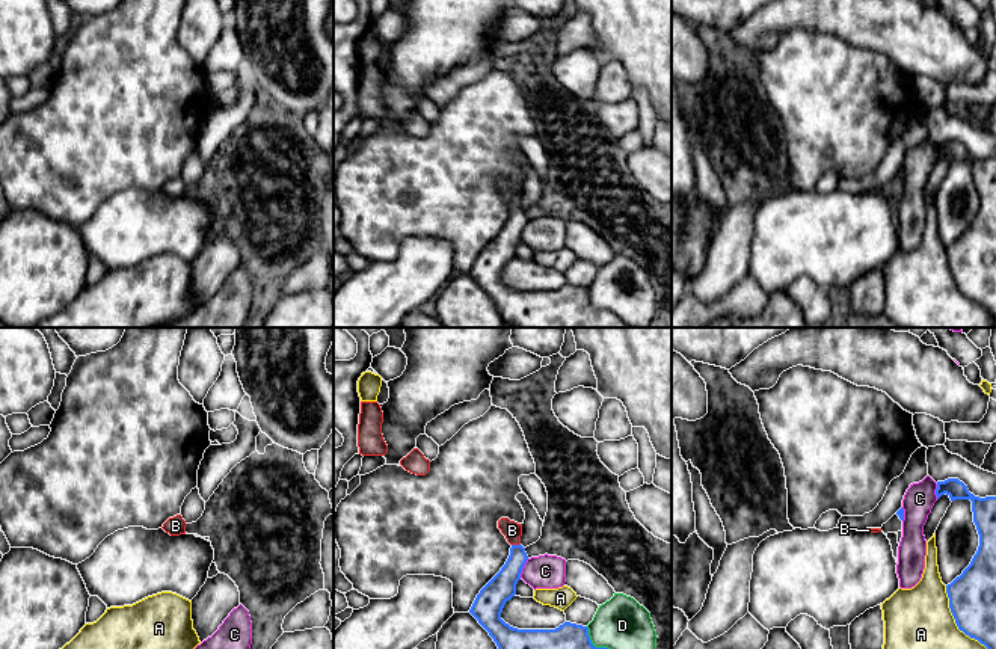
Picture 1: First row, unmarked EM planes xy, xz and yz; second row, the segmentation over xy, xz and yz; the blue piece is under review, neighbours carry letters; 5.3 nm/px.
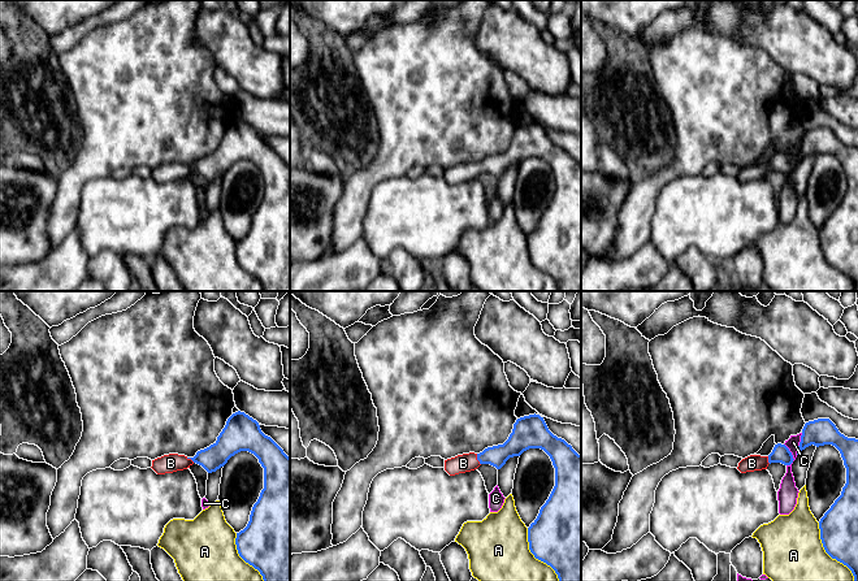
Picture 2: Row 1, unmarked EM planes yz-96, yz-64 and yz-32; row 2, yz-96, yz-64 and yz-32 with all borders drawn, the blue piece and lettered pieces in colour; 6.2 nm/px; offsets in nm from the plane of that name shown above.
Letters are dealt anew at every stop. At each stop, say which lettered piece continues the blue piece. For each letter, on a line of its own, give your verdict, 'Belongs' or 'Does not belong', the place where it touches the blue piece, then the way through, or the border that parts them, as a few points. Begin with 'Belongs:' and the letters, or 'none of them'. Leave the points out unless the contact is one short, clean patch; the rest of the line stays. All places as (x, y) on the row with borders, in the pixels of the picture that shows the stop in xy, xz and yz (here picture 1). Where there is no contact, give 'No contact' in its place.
Belongs: B
A: Does not belong. Touches blue at yz (956, 622)
B: Belongs. Touches blue at xz (516, 545). Path across: xz (501, 587), (516, 560), (516, 545), (512, 530)
C: Does not belong. Touches blue at xz (522, 568)
D: Does not belong. Touches blue at xz (592, 643)

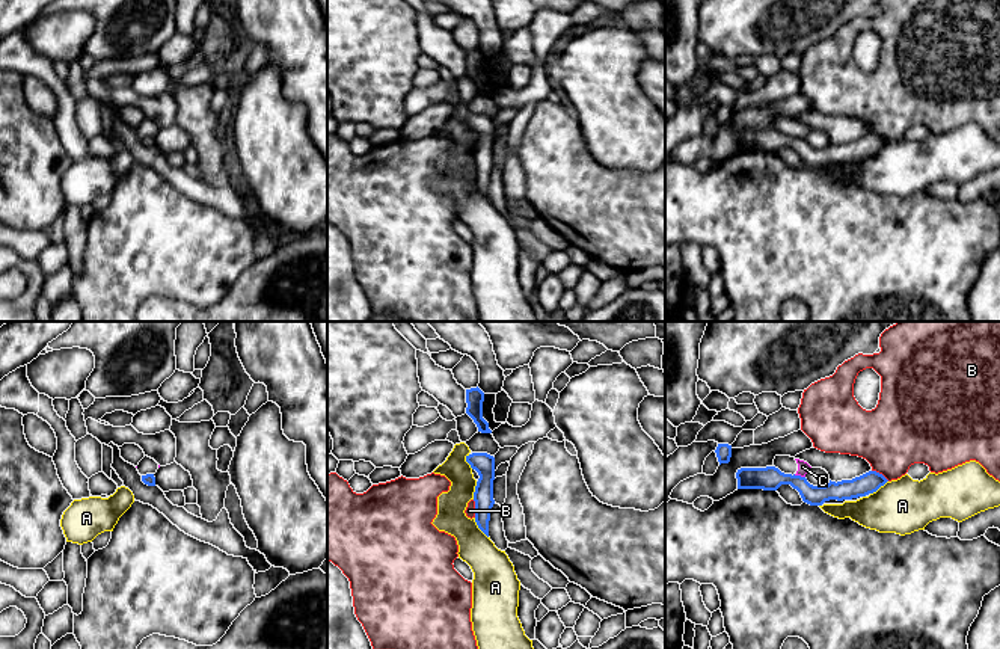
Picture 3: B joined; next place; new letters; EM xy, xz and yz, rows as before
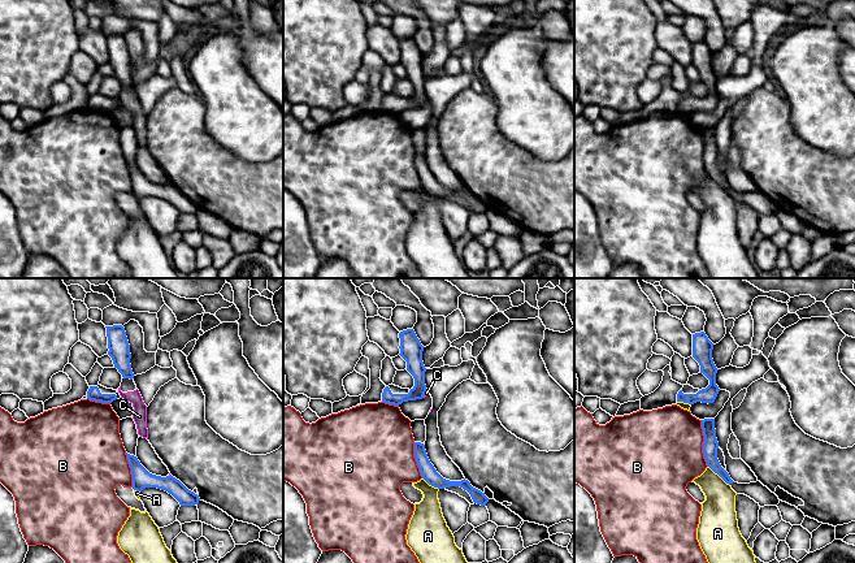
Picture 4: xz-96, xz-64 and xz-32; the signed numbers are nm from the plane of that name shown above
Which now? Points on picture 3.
Belongs: none of them
A: Does not belong. Touches blue at xz (478, 527)
B: Does not belong. Touches blue at xz (475, 509)
C: Does not belong. Touches blue at yz (800, 476)

